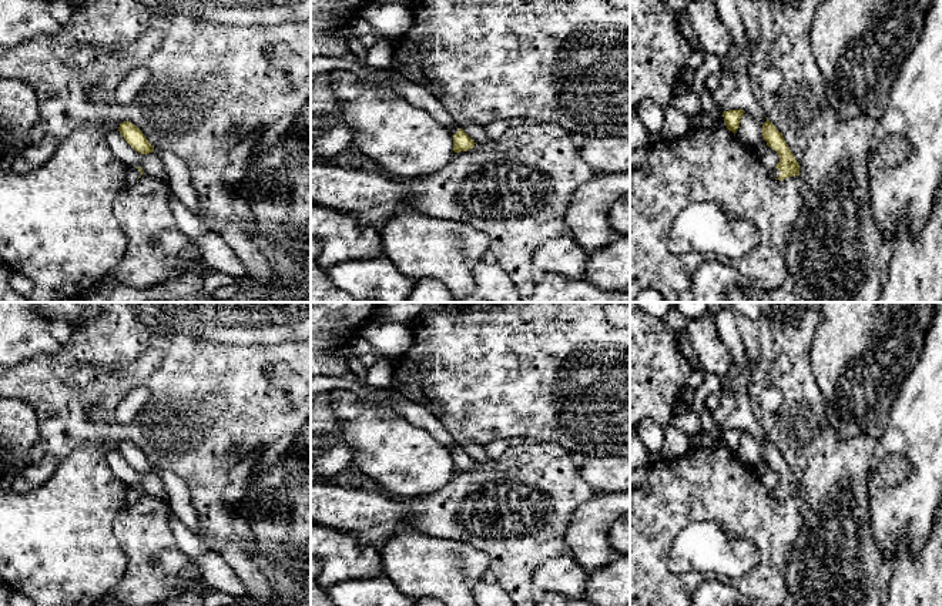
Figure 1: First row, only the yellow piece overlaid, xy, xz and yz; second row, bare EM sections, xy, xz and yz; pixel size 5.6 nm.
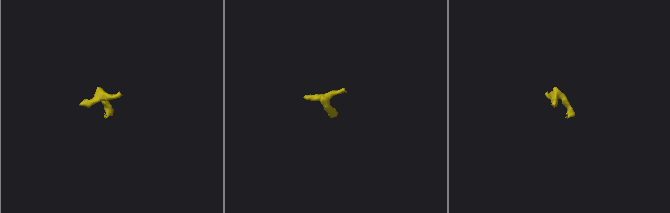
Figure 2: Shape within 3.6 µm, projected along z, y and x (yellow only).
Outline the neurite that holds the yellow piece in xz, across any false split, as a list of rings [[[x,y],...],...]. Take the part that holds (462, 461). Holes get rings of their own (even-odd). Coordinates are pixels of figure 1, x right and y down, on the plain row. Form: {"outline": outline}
{"outline": [[[311,376],[311,399],[319,394],[335,389],[346,389],[358,395],[376,395],[392,402],[392,411],[406,418],[418,428],[428,431],[442,446],[447,448],[453,456],[453,471],[467,471],[475,466],[475,461],[455,442],[442,422],[428,412],[423,406],[403,398],[399,391],[392,388],[373,388],[363,381],[346,381],[333,376]]]}

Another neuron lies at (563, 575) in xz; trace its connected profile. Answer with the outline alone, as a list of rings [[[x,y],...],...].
[[[570,555],[543,562],[533,576],[533,583],[543,592],[556,592],[566,597],[583,599],[590,572]]]

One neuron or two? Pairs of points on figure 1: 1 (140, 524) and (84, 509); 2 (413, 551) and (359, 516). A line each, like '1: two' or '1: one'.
1: two
2: two

